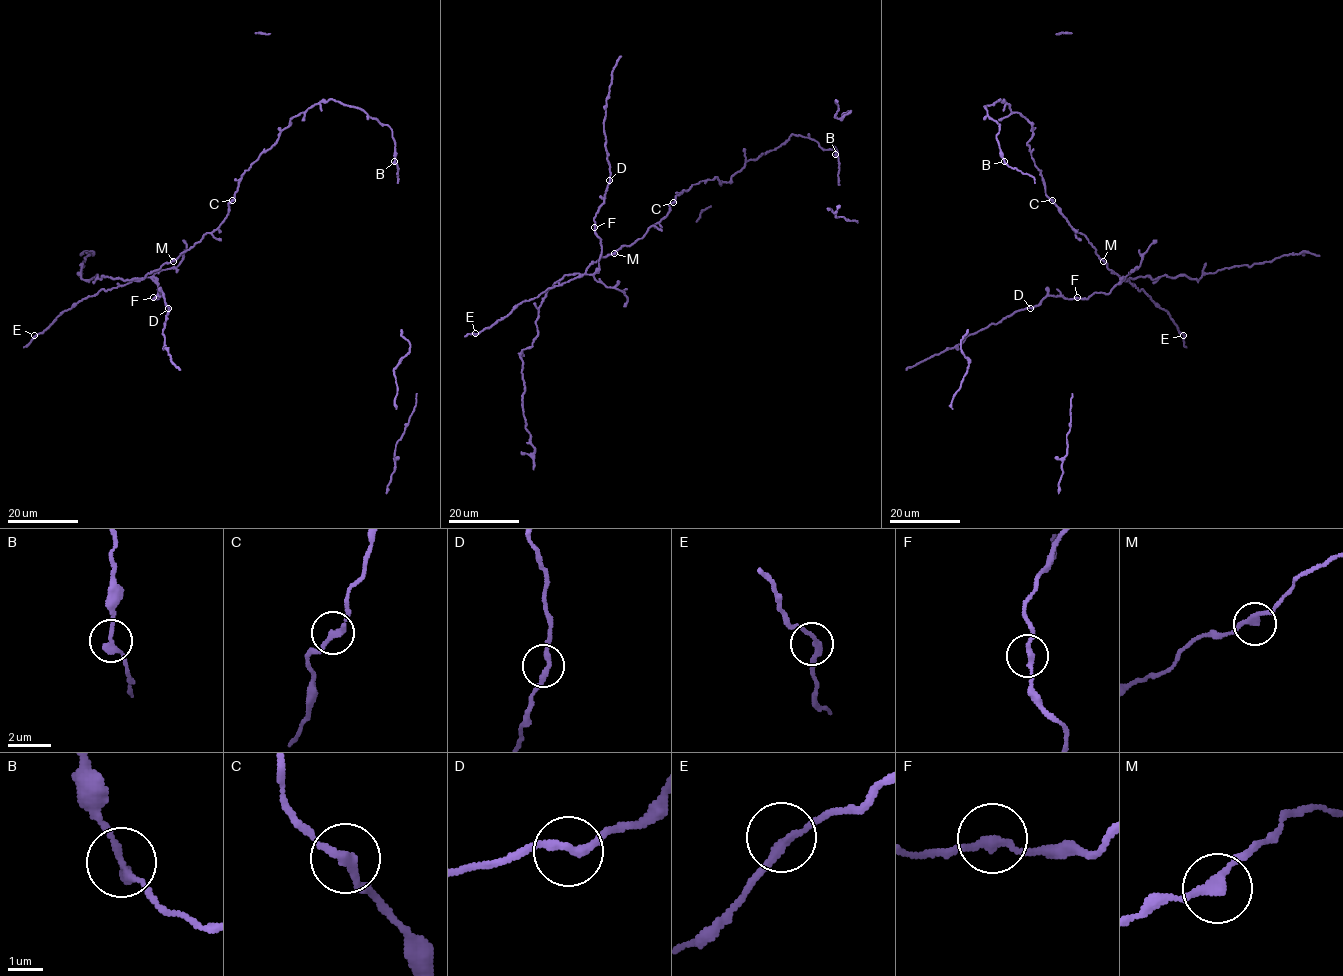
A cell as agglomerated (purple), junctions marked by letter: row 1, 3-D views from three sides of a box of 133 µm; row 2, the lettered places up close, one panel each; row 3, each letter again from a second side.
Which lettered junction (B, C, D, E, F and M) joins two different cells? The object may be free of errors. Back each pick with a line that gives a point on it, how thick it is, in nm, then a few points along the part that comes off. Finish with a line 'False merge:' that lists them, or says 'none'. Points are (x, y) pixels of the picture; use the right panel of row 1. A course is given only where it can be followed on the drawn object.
False merge: none

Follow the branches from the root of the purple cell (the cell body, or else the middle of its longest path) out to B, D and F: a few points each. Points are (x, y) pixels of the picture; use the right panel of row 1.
B: (1030, 123), (999, 99), (984, 107), (989, 117), (999, 124), (996, 139), (1004, 162)
D: (1030, 123), (1027, 144), (1046, 194), (1107, 267), (1124, 277), (1108, 294), (1046, 296), (1030, 308)
F: (1030, 123), (1032, 137), (1027, 144), (1046, 194), (1107, 267), (1124, 277), (1108, 294), (1077, 297)

